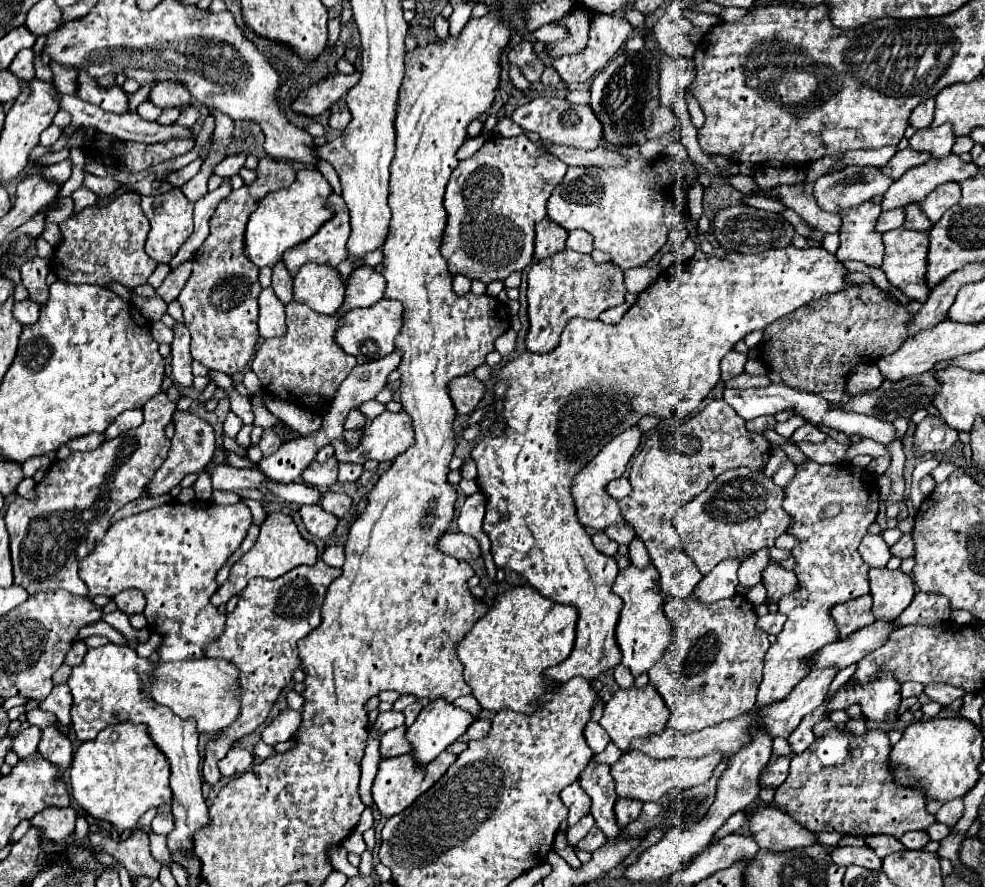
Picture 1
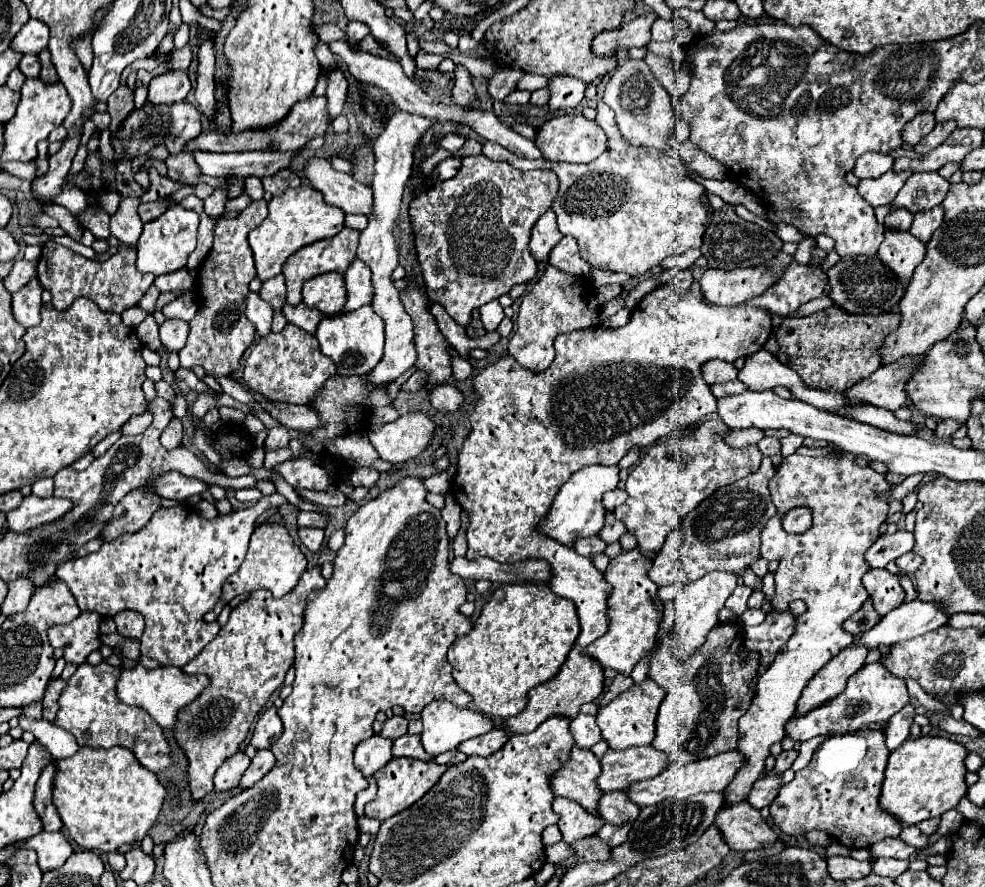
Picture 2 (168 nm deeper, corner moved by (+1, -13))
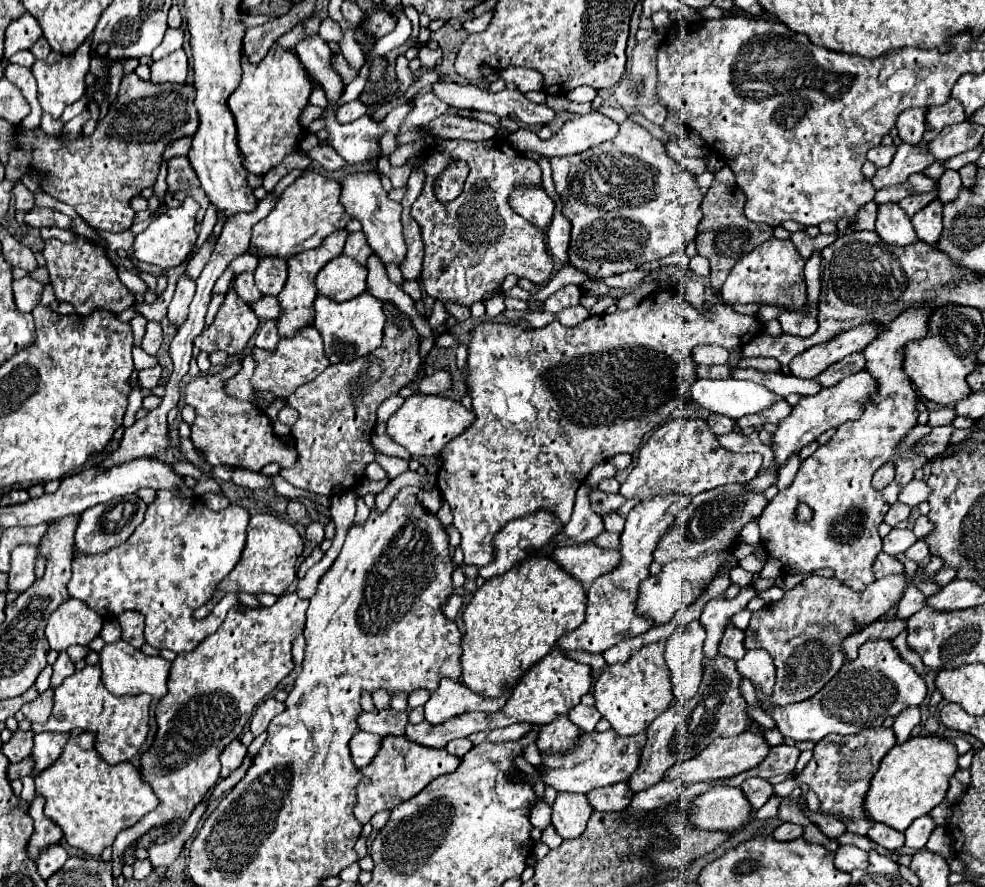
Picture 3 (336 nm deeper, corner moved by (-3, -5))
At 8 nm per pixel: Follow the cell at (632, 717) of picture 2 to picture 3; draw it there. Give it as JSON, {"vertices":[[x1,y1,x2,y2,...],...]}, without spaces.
{"vertices":[[667,640,643,646,637,654,631,656,627,664,607,666,607,670,597,678,593,692,595,708,605,720,611,722,613,730,619,732,619,736,635,736,639,732,645,732,647,726,667,708,673,692,669,682,671,674,665,662,665,644]]}

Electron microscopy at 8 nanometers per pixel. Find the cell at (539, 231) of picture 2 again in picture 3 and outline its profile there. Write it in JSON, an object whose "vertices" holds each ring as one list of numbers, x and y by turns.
{"vertices":[[517,188,511,194,511,208,515,212,519,212,525,220,535,224,539,230,547,230,553,220,555,202,547,196,547,192,543,188,539,188,539,190]]}

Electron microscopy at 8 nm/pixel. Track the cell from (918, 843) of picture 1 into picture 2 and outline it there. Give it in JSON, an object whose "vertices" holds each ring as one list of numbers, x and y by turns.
{"vertices":[[899,838,881,840,879,844,875,844,875,848,871,848,873,858,909,858,913,852,915,850,903,844]]}

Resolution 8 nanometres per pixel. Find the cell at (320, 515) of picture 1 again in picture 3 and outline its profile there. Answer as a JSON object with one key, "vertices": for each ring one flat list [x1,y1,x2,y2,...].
{"vertices":[[311,522,309,526,307,526,307,540,311,540,311,542,323,542,323,524,321,522]]}

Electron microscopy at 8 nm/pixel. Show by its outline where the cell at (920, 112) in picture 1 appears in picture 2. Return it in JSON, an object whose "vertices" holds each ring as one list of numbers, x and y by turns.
{"vertices":[[925,112,925,114,919,114,915,116,901,132,901,138,905,144,911,144,915,146,919,140,923,140,923,136,927,136,935,126,935,116]]}

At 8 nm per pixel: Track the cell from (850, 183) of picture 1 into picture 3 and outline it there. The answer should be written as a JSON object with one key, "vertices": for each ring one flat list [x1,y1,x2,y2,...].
{"vertices":[[903,142,897,148,893,162,887,168,879,168,875,172,875,176,871,178,871,182,873,182,875,190,887,188,887,186,899,186,899,184,907,182,907,178,911,174,921,172,923,168,927,168,933,162,935,162,935,158,927,150,919,150,917,146]]}

